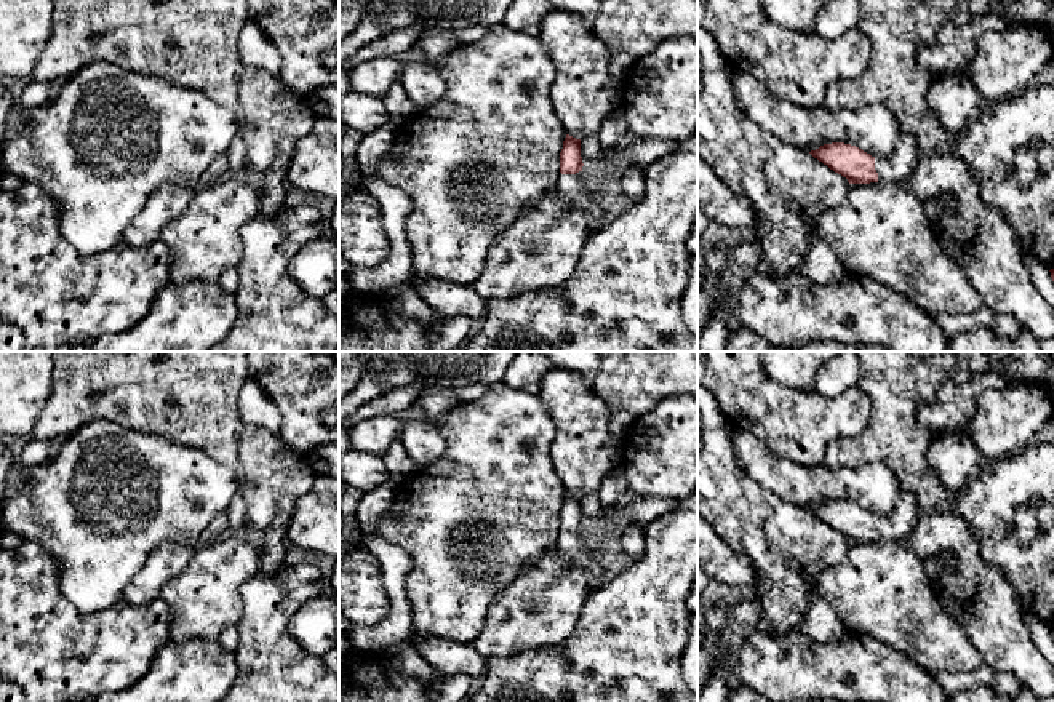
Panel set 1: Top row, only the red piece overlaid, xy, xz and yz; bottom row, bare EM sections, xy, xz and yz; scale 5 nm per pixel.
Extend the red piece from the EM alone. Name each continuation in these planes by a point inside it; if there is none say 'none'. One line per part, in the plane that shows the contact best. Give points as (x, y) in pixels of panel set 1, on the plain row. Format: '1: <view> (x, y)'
1: yz (899, 525)

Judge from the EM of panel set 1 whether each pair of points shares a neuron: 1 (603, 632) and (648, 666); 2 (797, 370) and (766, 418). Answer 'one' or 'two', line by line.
1: one
2: two

